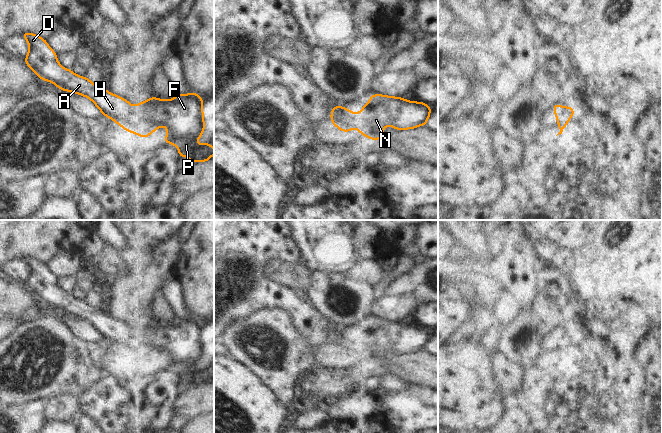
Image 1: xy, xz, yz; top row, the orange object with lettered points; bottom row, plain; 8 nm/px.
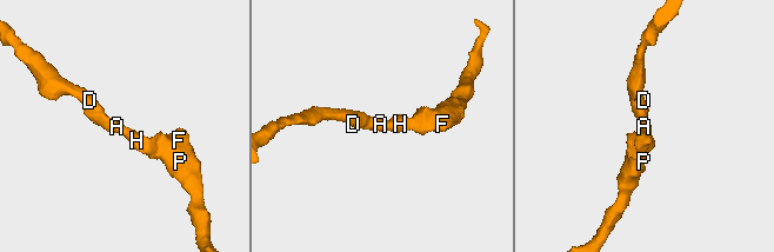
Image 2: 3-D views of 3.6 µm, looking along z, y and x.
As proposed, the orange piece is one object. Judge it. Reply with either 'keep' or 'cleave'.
keep

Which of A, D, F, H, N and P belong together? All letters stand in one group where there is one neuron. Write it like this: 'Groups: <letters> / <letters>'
Groups: A D F H N P

